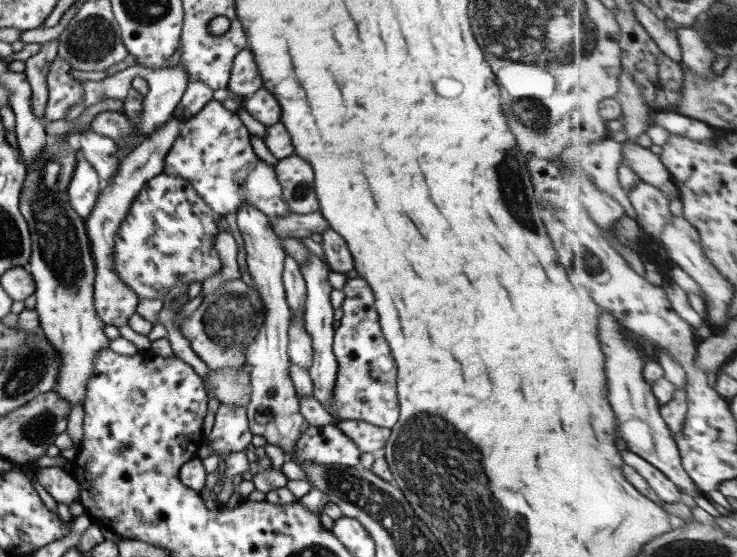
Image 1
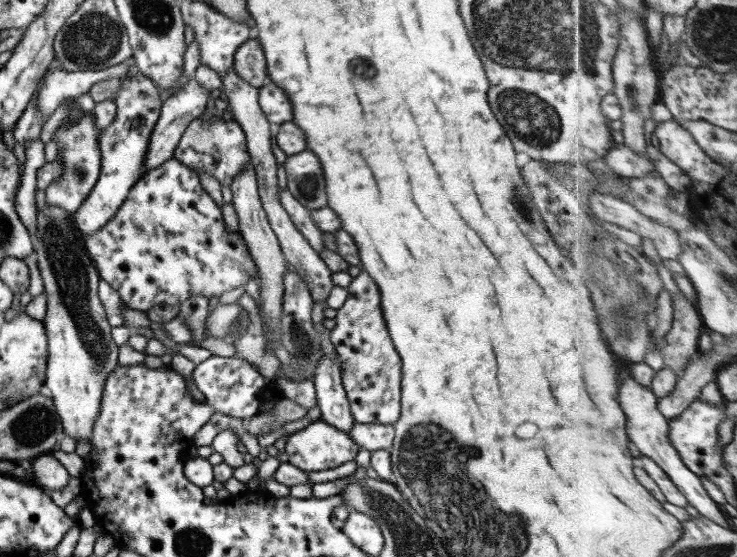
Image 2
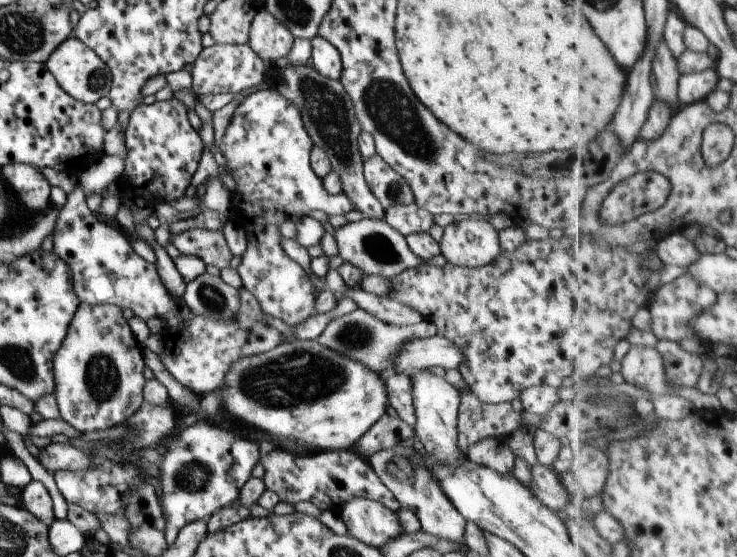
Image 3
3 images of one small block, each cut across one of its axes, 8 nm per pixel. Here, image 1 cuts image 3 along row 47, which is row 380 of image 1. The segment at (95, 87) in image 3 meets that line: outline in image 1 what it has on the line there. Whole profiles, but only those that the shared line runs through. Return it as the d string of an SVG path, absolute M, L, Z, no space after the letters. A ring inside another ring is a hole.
M54 138L49 139L47 145L42 149L42 153L36 157L36 161L32 165L27 166L27 173L24 179L24 184L22 185L22 190L19 196L19 210L24 216L24 220L28 222L28 228L30 231L31 242L32 242L32 254L30 259L30 275L33 277L35 284L35 293L36 293L36 305L35 310L39 314L39 322L43 330L46 339L54 345L54 350L58 351L58 359L60 359L60 372L58 372L58 380L56 380L56 385L54 389L62 399L66 399L70 403L70 408L75 404L80 404L83 406L84 399L86 399L86 385L90 384L90 375L94 375L94 359L98 355L98 351L106 349L110 346L109 338L106 338L104 334L104 324L98 316L96 316L96 310L94 310L94 281L96 275L96 264L93 259L93 254L91 253L91 244L89 243L90 239L87 235L85 219L83 219L75 210L72 205L70 205L70 197L68 197L68 191L66 188L70 186L70 180L74 176L74 168L78 162L77 150L70 146L68 141L65 140L55 140Z

